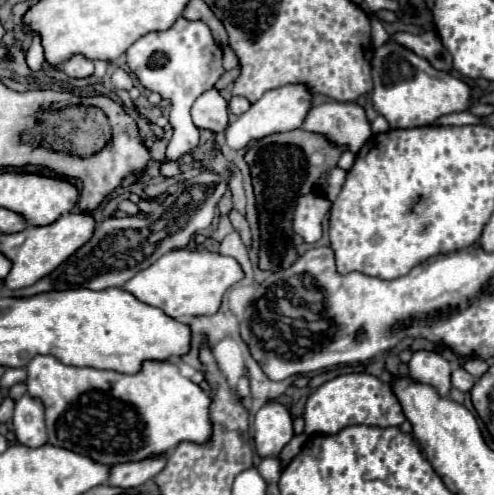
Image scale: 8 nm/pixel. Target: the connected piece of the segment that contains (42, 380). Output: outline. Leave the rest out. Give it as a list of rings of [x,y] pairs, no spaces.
[[[38,354],[28,362],[26,372],[28,372],[28,380],[26,380],[28,394],[34,398],[40,398],[46,408],[48,442],[52,446],[60,446],[76,454],[88,456],[94,462],[108,464],[108,466],[138,462],[138,460],[168,454],[180,442],[206,444],[212,436],[212,424],[210,424],[212,396],[192,380],[184,378],[178,366],[172,362],[144,362],[138,374],[128,376],[114,370],[66,366],[54,356]]]

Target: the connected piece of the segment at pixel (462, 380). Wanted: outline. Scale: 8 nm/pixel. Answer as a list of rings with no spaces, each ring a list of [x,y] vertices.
[[[456,368],[452,372],[452,386],[458,388],[458,390],[462,390],[462,392],[470,392],[470,388],[474,386],[474,382],[476,382],[476,378],[472,374],[468,374],[464,368]]]

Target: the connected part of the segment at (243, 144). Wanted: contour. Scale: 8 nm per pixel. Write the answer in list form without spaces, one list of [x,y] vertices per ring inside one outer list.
[[[282,86],[282,88],[266,92],[258,102],[254,102],[250,106],[248,112],[238,116],[238,120],[234,120],[224,130],[226,144],[232,150],[246,150],[248,144],[254,140],[262,140],[262,138],[276,134],[276,132],[288,132],[288,130],[300,128],[310,106],[312,106],[310,100],[312,100],[312,94],[306,90],[306,86]]]

